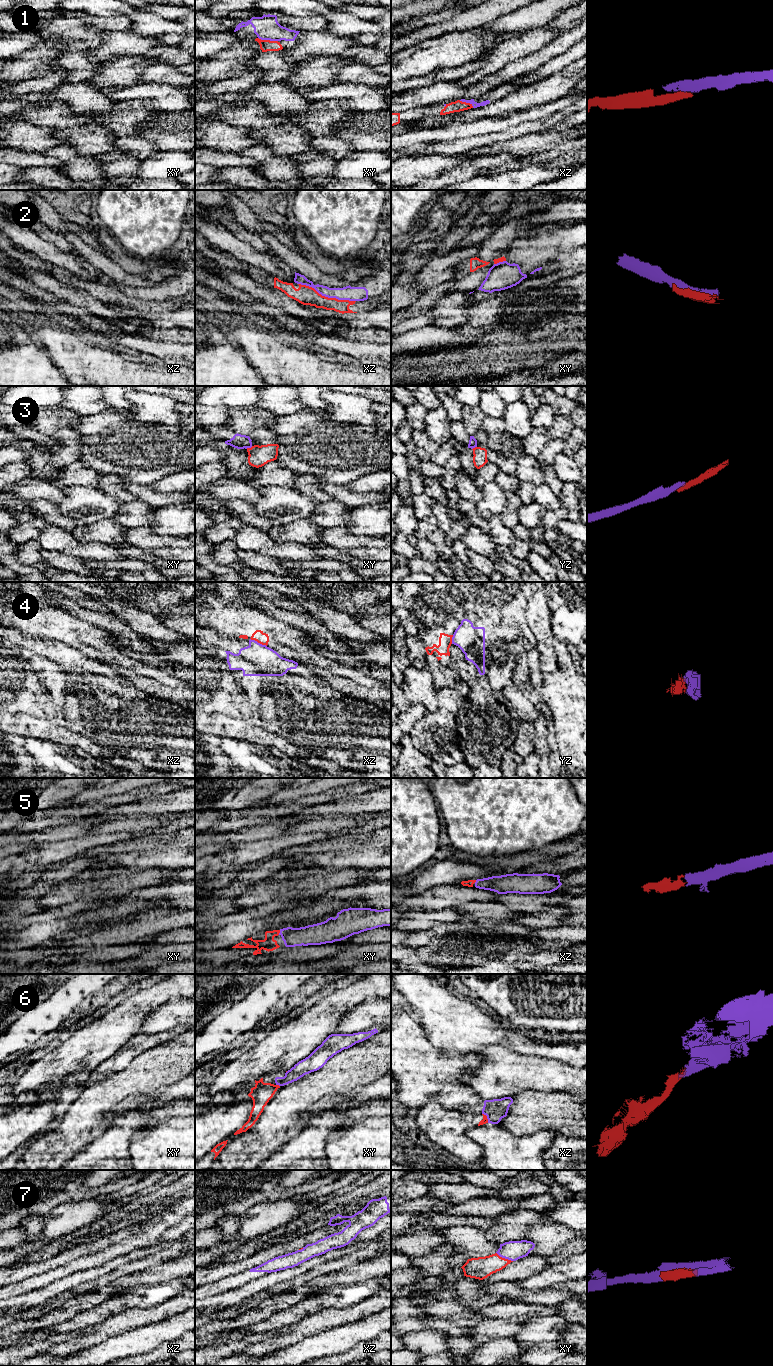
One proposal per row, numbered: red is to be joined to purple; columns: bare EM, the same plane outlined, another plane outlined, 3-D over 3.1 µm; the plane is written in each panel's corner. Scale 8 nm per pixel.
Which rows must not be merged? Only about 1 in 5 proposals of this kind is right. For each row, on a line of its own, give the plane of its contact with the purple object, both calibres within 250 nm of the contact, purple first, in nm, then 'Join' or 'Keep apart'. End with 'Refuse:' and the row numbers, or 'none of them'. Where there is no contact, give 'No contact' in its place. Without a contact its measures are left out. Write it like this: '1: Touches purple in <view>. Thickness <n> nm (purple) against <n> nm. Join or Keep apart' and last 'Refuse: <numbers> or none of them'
1: Touches purple in xy. Thickness 190 nm (purple) against 100 nm. Join
2: Touches purple in xz. Thickness 110 nm (purple) against 150 nm. Keep apart
3: Touches purple in xy. Thickness 120 nm (purple) against 160 nm. Keep apart
4: Touches purple in xz. Thickness 260 nm (purple) against 90 nm. Keep apart
5: Touches purple in xy. Thickness 160 nm (purple) against 110 nm. Join
6: Touches purple in xz. Thickness 170 nm (purple) against 50 nm. Keep apart
7: Touches purple in xy. Thickness 160 nm (purple) against 180 nm. Join
Refuse: 2, 3, 4, 6

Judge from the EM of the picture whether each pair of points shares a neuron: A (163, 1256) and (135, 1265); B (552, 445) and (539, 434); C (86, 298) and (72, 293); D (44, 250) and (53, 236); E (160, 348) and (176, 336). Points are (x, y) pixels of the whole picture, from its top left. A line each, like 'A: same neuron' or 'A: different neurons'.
A: same neuron
B: different neurons
C: same neuron
D: different neurons
E: different neurons

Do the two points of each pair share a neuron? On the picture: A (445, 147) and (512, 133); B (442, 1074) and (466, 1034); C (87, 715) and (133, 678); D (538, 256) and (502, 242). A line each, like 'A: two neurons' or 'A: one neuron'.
A: one neuron
B: two neurons
C: two neurons
D: two neurons

